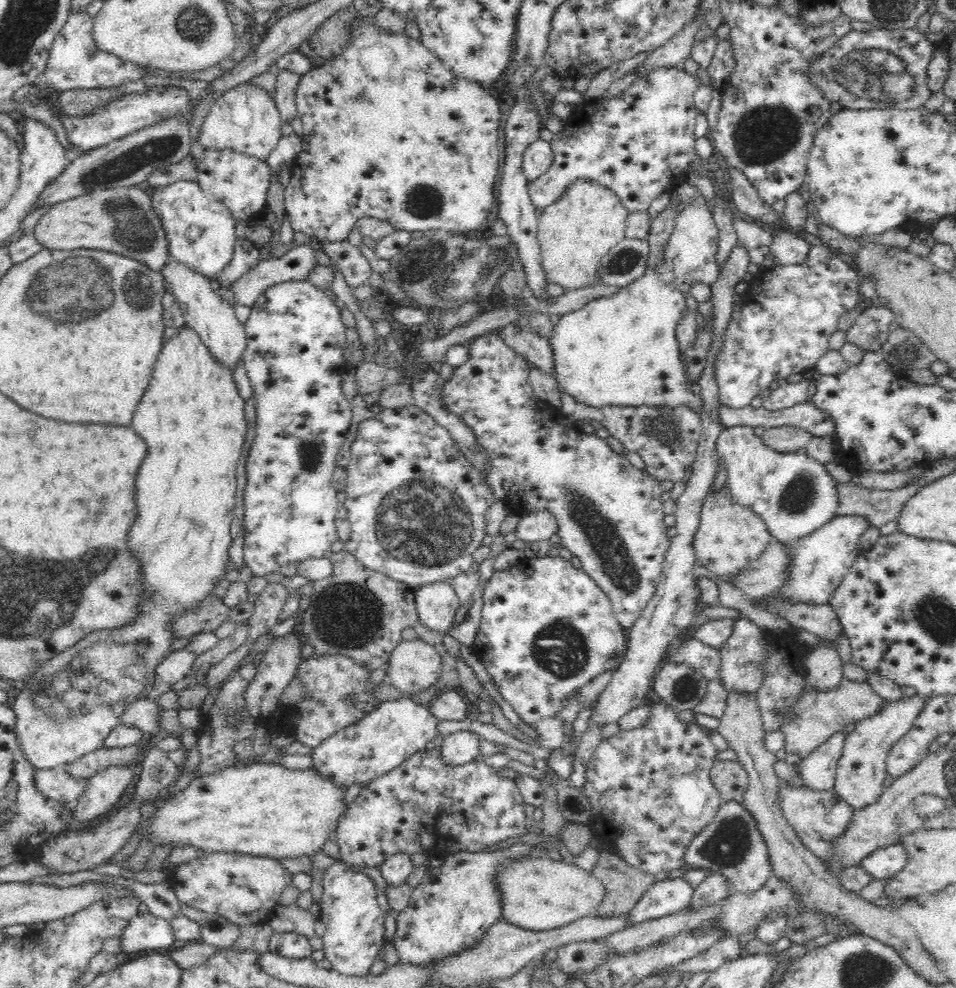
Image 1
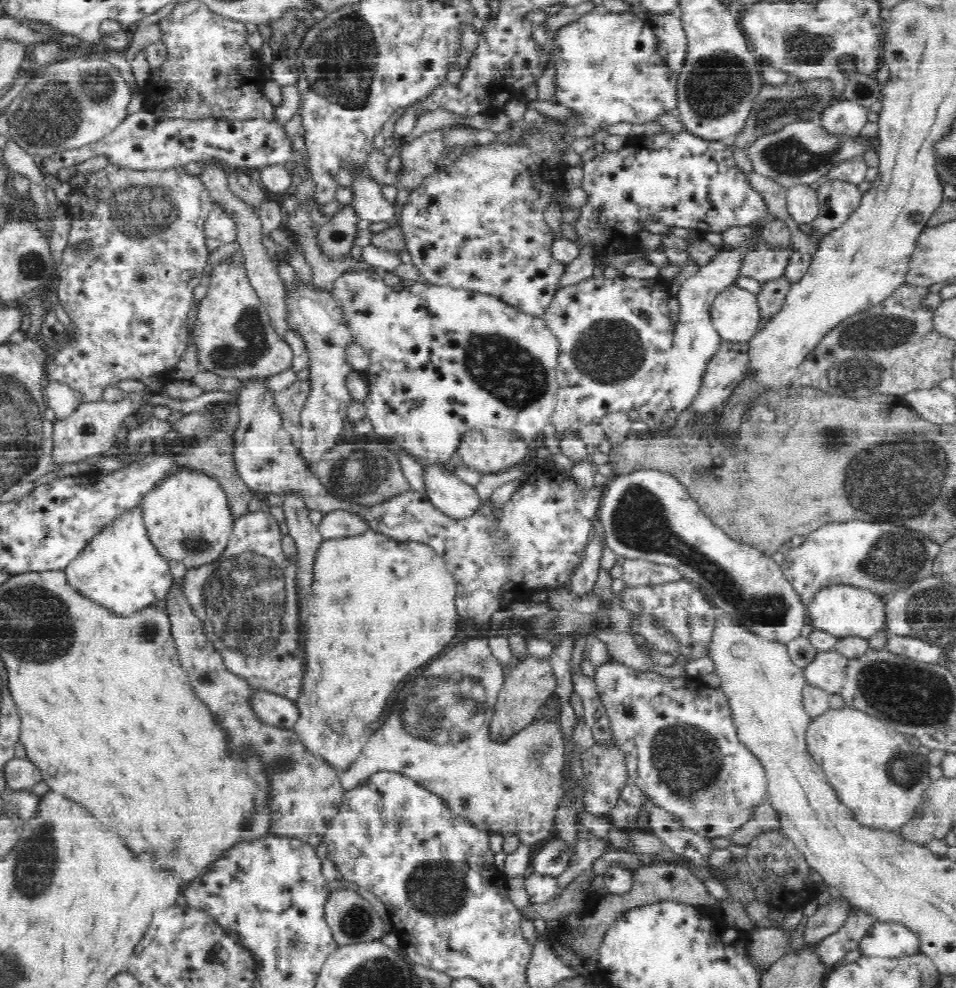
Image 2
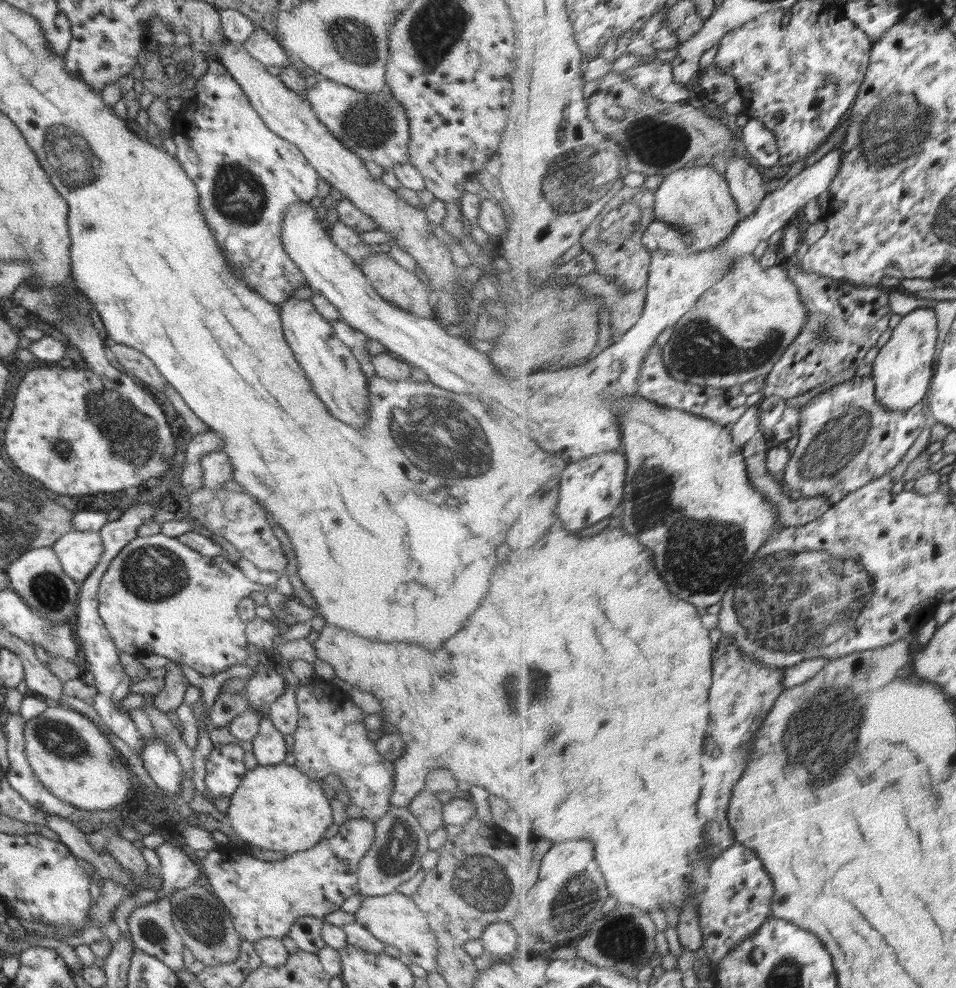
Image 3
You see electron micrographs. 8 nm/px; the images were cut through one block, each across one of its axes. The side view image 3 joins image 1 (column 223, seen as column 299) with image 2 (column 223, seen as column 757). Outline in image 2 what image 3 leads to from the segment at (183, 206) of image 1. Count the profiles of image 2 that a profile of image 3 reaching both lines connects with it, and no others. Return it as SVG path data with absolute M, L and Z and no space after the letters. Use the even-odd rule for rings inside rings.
M214 206L206 221L205 235L208 253L212 254L236 242L237 228L221 208Z

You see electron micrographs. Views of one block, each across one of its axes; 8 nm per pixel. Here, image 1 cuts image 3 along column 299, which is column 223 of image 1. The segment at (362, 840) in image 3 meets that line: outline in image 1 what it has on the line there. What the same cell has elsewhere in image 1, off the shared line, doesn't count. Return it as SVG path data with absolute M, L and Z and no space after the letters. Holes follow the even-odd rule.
M207 852L192 862L178 864L172 872L172 890L182 903L219 914L240 929L268 920L282 891L294 882L279 859L232 852Z

